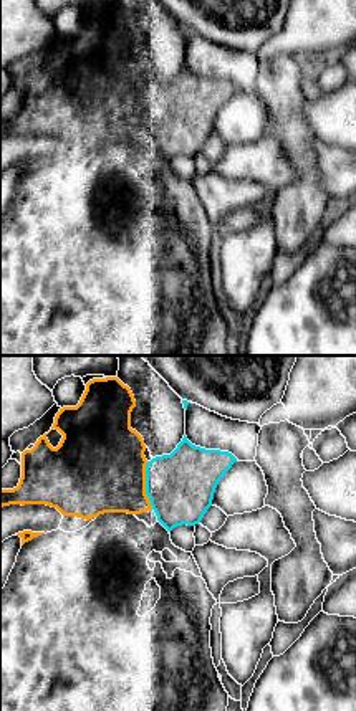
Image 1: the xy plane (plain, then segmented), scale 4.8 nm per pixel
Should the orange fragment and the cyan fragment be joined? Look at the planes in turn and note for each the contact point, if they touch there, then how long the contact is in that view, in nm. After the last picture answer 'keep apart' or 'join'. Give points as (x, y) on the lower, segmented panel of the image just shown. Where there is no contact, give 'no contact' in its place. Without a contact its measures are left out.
meets orange at (144, 485); contact 240 nm long

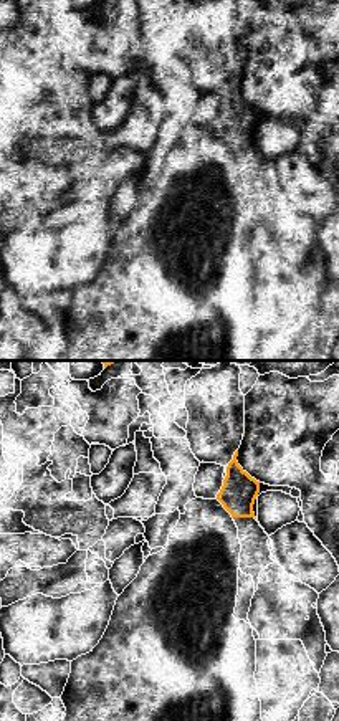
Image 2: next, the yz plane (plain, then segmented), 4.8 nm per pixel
no contact

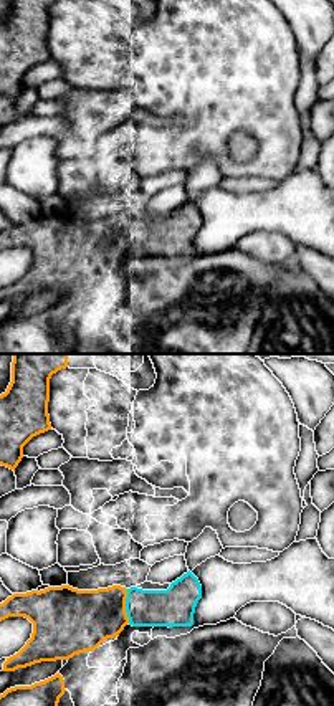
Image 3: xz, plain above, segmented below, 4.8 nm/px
meets orange at (124, 605); contact 170 nm long

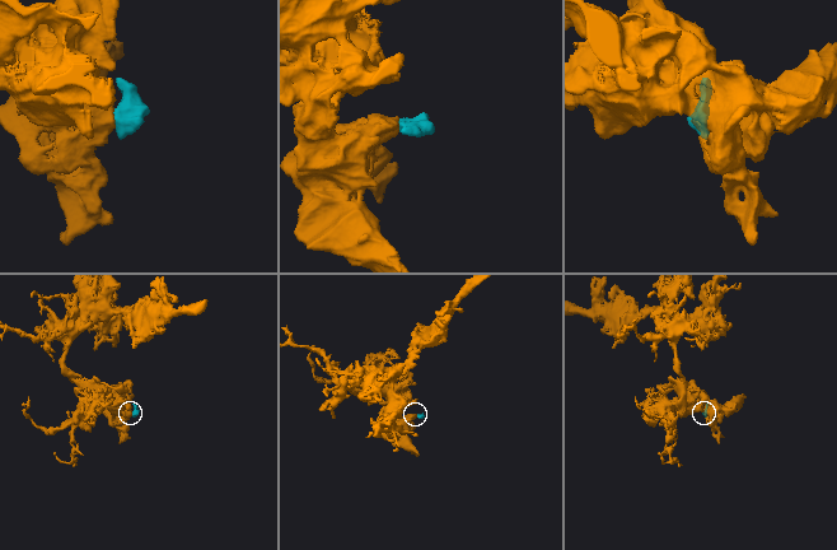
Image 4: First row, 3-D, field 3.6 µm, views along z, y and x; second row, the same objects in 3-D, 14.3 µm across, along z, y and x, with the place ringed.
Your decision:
join

